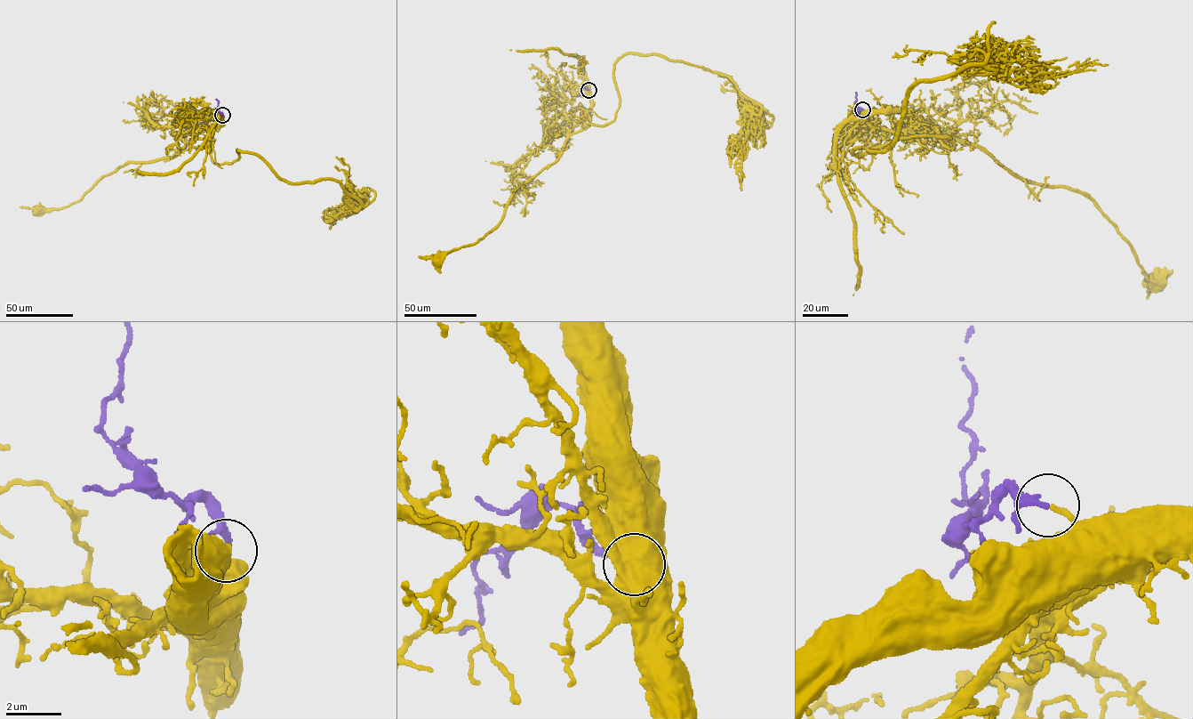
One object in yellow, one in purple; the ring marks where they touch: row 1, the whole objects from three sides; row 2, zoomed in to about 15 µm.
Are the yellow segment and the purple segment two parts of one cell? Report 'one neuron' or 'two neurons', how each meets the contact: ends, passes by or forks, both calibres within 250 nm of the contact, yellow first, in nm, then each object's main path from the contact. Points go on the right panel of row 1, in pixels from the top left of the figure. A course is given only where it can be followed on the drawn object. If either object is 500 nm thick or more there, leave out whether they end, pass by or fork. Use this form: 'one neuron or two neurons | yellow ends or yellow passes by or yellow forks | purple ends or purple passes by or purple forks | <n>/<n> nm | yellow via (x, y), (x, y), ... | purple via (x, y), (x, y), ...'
one neuron | yellow ends | purple passes by | 200/180 nm | yellow via (863, 109), (908, 113), (940, 133), (984, 148), (1013, 176), (1090, 197), (1129, 244), (1146, 278), (1156, 278) | purple via (863, 109), (856, 110), (855, 92)

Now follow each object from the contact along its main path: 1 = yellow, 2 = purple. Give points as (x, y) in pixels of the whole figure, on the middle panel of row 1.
1: (588, 90), (588, 113), (570, 130), (558, 159), (513, 194), (492, 231), (436, 262)
2: (588, 90), (585, 87), (576, 96)

